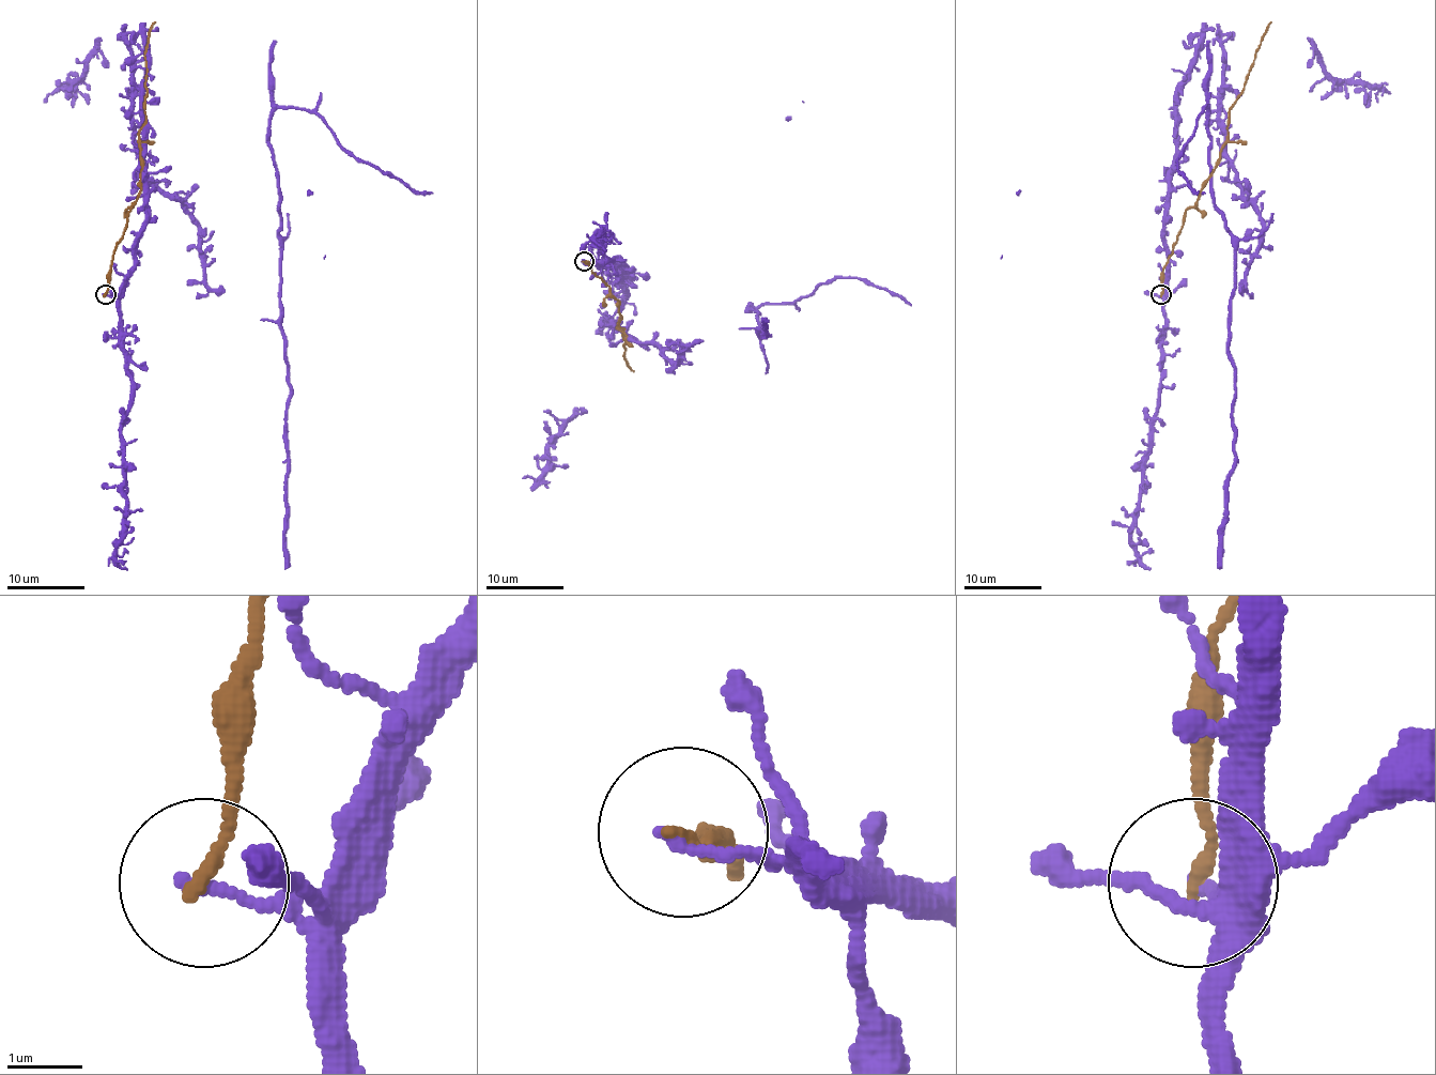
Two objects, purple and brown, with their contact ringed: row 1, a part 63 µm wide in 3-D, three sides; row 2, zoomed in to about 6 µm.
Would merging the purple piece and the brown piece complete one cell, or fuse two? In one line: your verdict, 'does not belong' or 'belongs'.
does not belong

